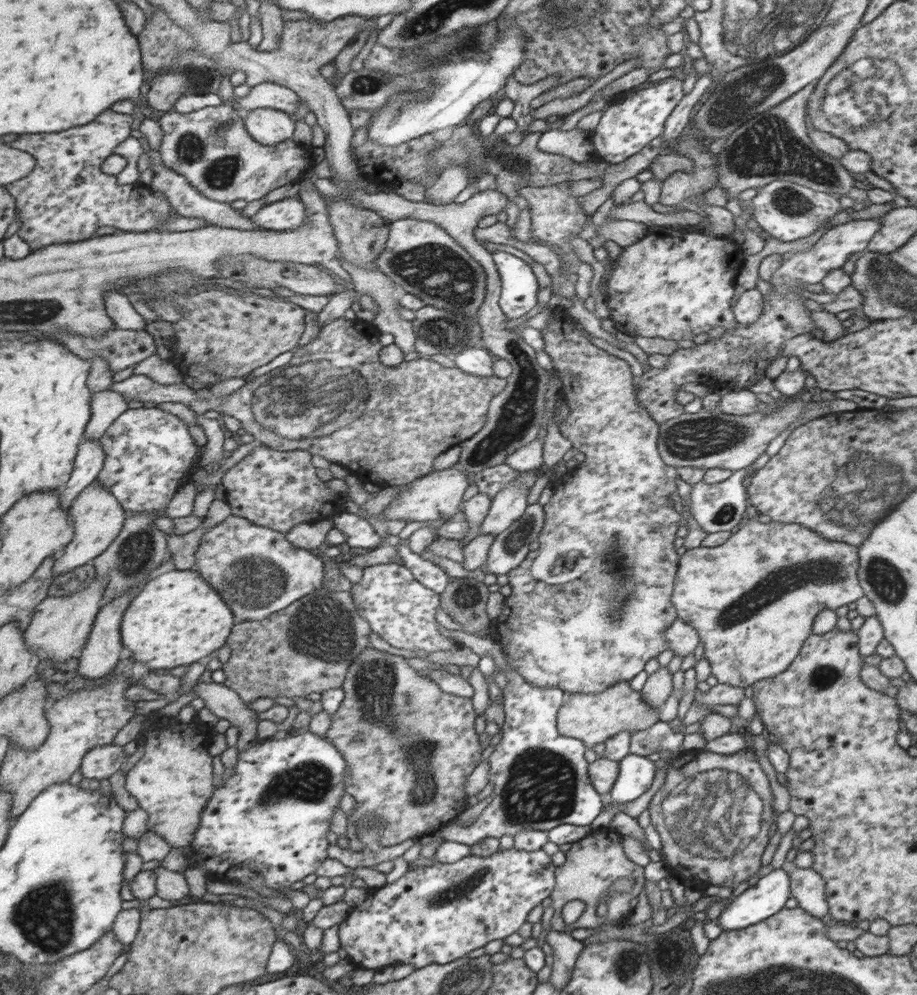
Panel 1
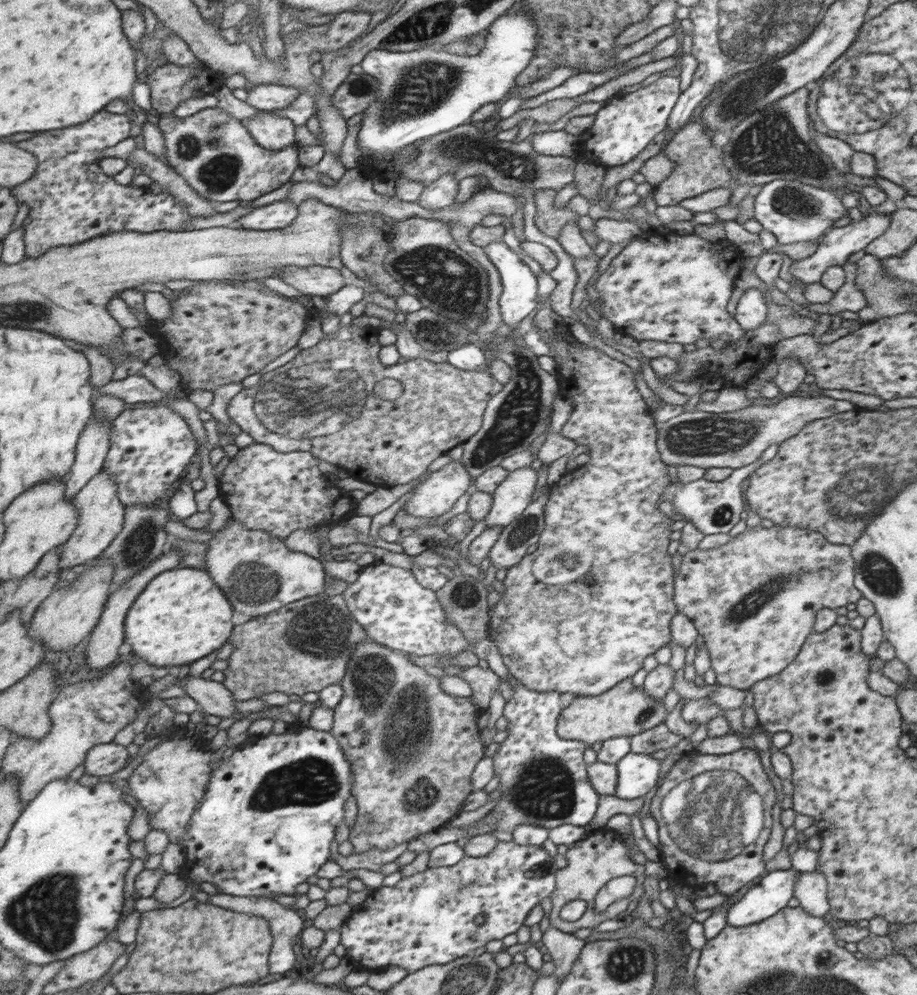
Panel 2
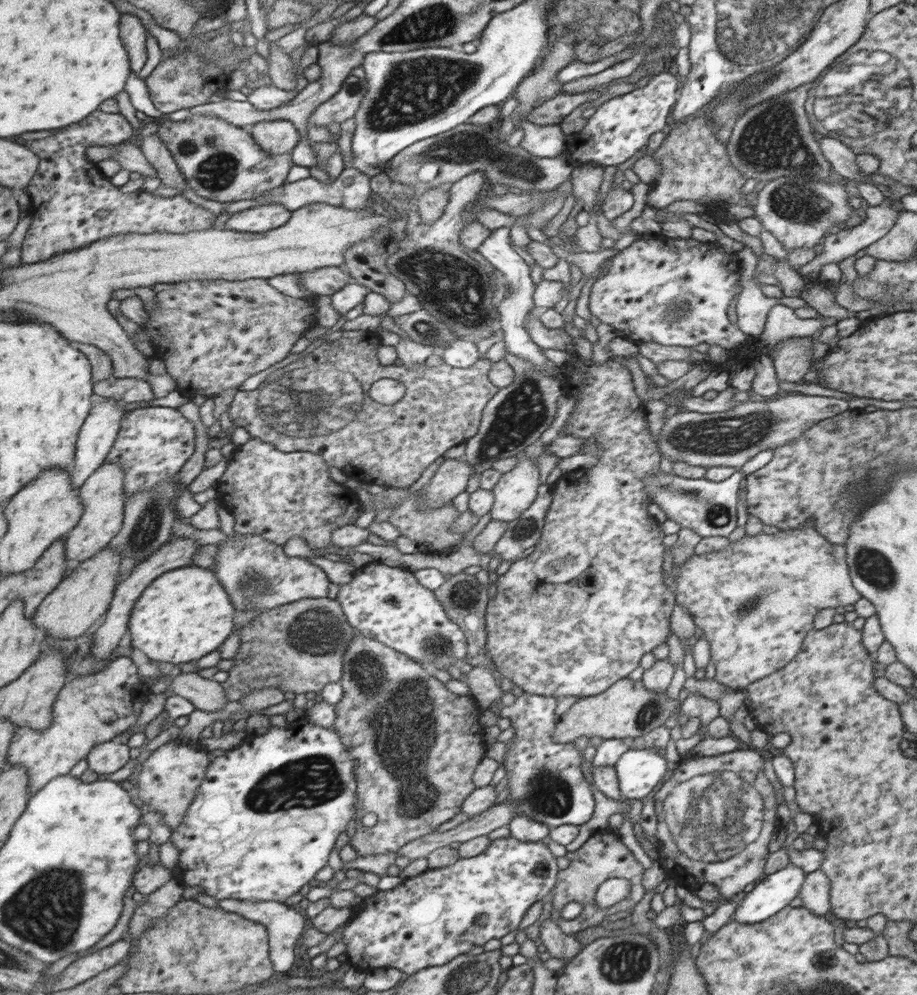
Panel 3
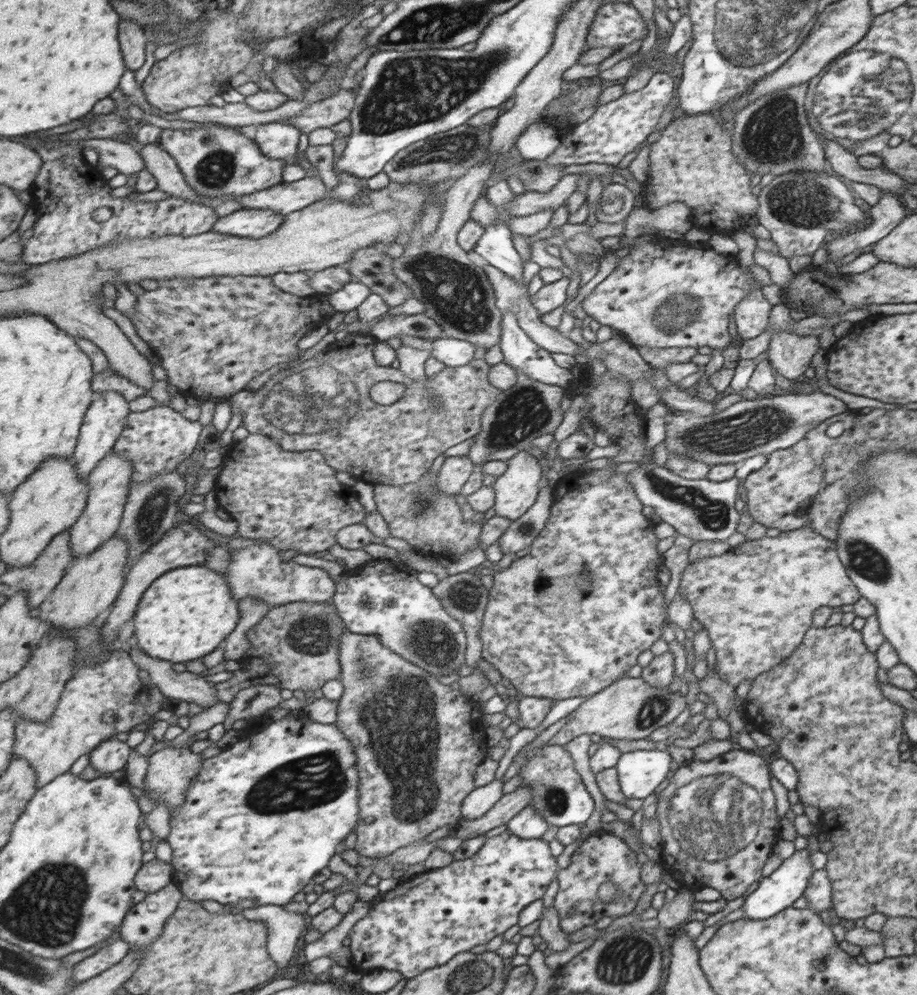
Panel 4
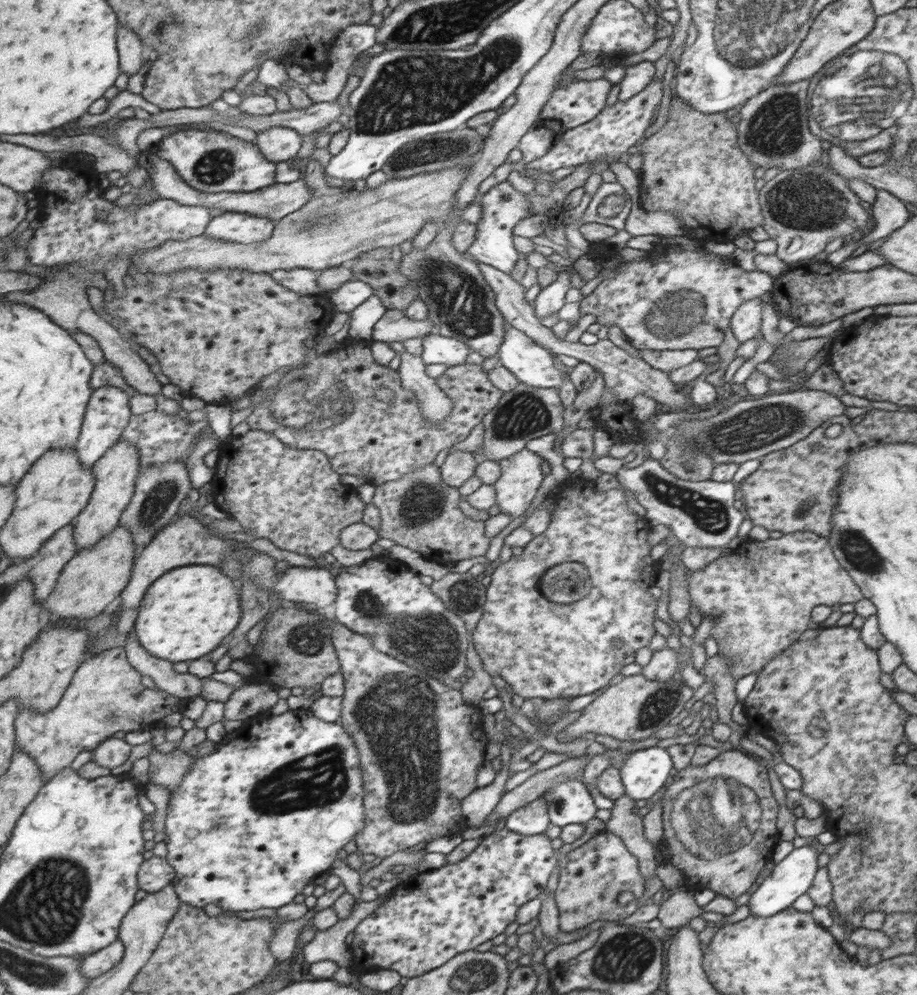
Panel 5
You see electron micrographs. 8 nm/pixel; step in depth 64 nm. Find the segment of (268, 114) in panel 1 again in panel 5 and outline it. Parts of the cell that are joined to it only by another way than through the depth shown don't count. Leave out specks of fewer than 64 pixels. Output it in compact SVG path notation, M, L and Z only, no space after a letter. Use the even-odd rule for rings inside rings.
M274 126L265 132L259 132L255 142L265 158L273 162L287 162L300 153L303 135L287 126Z

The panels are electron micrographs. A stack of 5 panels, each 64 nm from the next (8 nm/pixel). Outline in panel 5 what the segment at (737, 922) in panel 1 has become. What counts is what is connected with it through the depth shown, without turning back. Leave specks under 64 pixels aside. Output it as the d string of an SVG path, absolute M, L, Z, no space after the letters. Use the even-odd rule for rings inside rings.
M808 845L794 848L782 860L773 865L770 873L763 879L760 885L750 894L748 903L749 915L760 917L773 916L775 913L783 912L791 902L805 894L812 883L817 868L818 853Z

